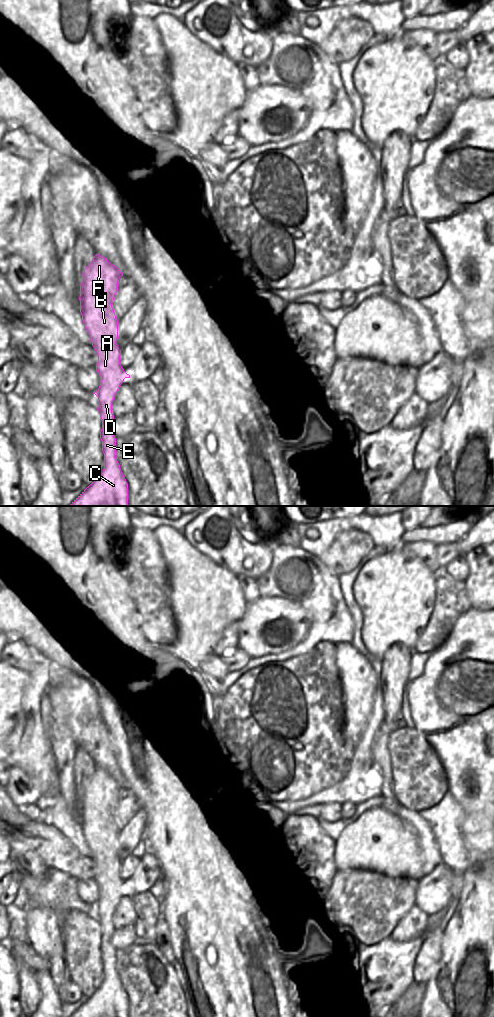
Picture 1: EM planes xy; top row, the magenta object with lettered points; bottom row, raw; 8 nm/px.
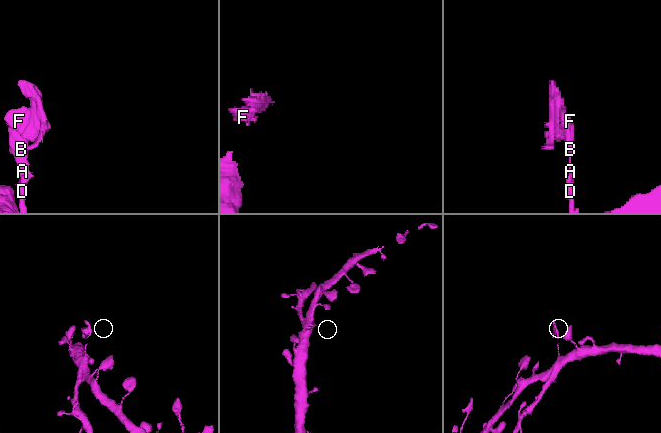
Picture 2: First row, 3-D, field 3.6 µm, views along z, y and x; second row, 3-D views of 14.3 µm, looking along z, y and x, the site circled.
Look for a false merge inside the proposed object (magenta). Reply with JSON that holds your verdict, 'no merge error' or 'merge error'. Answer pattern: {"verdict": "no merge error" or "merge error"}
{"verdict": "no merge error"}

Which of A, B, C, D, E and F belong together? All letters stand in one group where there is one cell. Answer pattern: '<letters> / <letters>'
A B C D E F

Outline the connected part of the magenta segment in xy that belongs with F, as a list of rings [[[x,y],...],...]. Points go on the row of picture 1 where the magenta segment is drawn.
[[[96,254],[84,269],[80,285],[80,313],[84,327],[98,355],[96,370],[102,377],[100,386],[95,394],[98,397],[98,407],[102,419],[100,439],[104,453],[104,469],[102,473],[70,504],[70,506],[128,506],[128,483],[116,459],[116,438],[112,433],[112,403],[114,397],[125,378],[130,378],[120,365],[121,350],[116,341],[118,339],[118,320],[112,303],[118,291],[118,281],[122,272],[103,256]]]

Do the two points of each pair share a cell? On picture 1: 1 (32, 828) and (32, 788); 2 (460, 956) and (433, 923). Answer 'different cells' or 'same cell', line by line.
1: different cells
2: different cells

